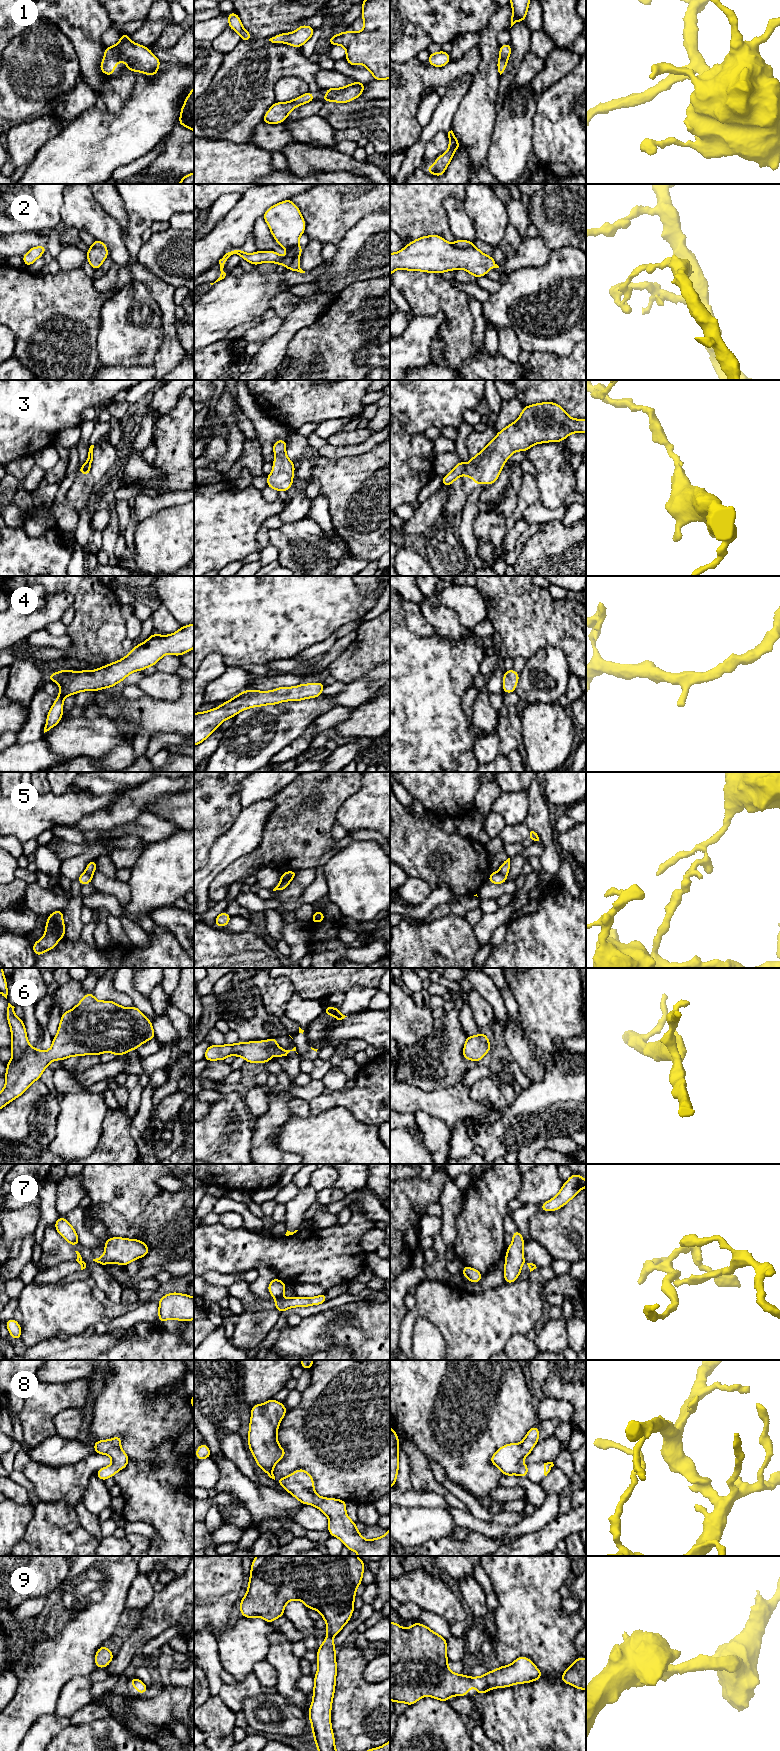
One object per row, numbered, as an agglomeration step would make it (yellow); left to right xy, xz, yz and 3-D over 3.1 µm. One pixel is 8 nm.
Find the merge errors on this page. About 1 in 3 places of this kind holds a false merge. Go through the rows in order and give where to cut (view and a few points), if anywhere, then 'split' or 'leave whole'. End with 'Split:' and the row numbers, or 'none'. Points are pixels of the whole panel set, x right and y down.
1: no cut; leave whole
2: cut in xz along (301, 250), (295, 253), (287, 268); split
3: cut in yz along (465, 466), (462, 474); split
4: no cut; leave whole
5: cut in xz along (288, 881), (285, 881), (276, 889); split
6: no cut; leave whole
7: cut in xz along (275, 1297), (280, 1298); split
8: no cut; leave whole
9: no cut; leave whole
Split: 2, 3, 5, 7

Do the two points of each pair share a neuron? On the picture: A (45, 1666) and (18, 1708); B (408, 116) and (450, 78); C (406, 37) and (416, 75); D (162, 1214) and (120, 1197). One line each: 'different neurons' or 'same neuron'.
A: same neuron
B: same neuron
C: different neurons
D: different neurons

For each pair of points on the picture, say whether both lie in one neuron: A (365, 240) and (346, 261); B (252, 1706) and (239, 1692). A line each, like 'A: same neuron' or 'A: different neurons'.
A: same neuron
B: different neurons

